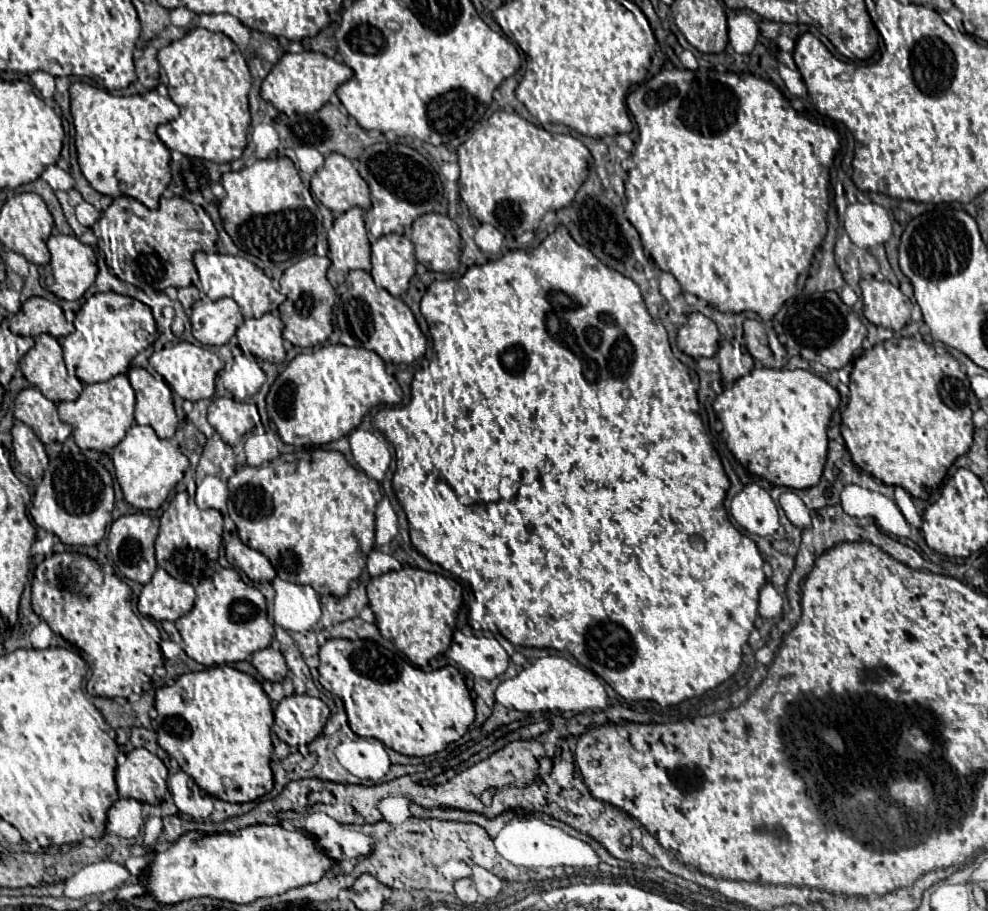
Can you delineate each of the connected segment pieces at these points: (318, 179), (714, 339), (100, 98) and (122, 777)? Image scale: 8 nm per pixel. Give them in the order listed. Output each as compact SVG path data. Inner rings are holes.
M330 154L326 158L326 164L312 176L310 190L326 208L332 212L346 212L348 208L370 208L370 190L366 186L366 180L358 174L358 170L352 166L352 162L342 154Z
M692 312L686 324L680 326L676 342L678 348L692 358L712 358L718 350L720 332L710 318L706 318L700 312Z
M74 82L70 86L70 98L78 162L90 186L112 198L136 198L150 210L156 210L162 192L172 180L170 150L158 138L156 128L178 114L174 102L158 96L156 90L136 96L112 96L86 82Z
M134 748L132 752L128 752L126 762L118 766L116 784L120 796L124 798L160 804L168 794L166 776L168 770L156 754L142 748Z

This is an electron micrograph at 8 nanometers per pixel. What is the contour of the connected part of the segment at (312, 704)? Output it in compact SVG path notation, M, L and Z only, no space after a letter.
M292 694L274 711L274 733L290 746L308 744L322 732L328 716L330 710L320 698Z

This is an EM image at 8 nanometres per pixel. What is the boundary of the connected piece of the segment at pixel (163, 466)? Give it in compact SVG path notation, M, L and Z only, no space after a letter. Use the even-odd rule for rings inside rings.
M132 424L132 428L126 432L126 438L114 448L112 462L124 498L128 504L140 510L158 510L188 468L188 458L180 452L180 446L174 444L174 440L162 440L150 426L140 424Z

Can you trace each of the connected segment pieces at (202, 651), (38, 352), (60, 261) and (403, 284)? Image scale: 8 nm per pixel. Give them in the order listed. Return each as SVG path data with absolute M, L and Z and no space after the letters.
M224 568L198 584L194 608L176 620L176 628L182 634L186 654L204 666L246 660L252 652L270 646L274 638L262 592L246 584L234 568Z
M50 334L36 336L36 346L22 356L20 368L26 380L52 402L76 400L84 389L83 382L66 372L62 346Z
M52 234L48 238L48 250L52 254L52 280L46 282L46 288L58 298L78 300L90 288L98 272L94 250L76 236L66 234Z
M388 234L388 236L372 240L372 278L378 288L388 290L392 296L400 296L408 290L410 278L416 272L416 264L414 244L406 236Z

